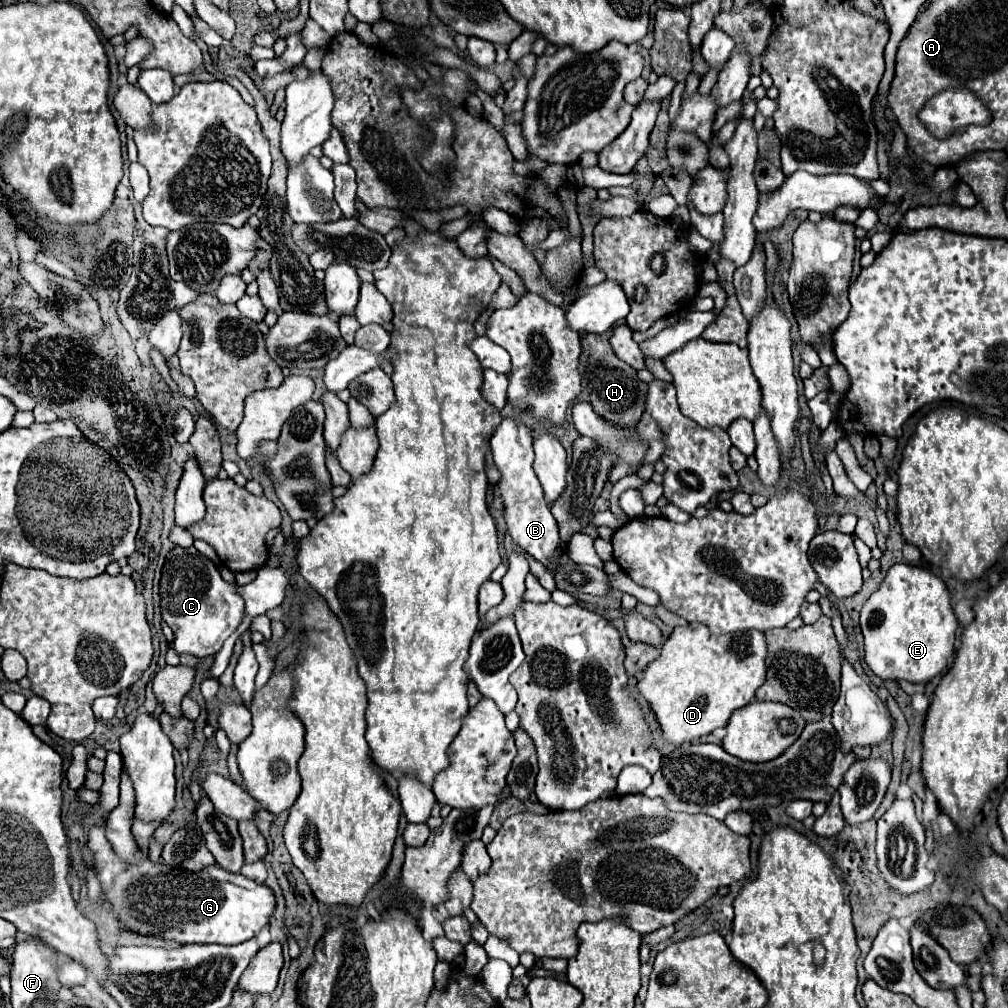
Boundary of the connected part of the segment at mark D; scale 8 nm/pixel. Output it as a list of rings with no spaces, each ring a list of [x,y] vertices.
[[[698,623],[676,627],[662,645],[660,657],[638,679],[638,691],[658,719],[662,741],[680,747],[692,739],[710,735],[718,727],[726,727],[732,711],[748,705],[756,689],[766,681],[764,657],[766,641],[760,631],[714,637],[706,627],[698,627]]]

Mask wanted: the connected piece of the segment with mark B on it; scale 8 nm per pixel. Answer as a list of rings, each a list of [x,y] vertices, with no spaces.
[[[504,417],[496,435],[492,435],[490,445],[492,445],[492,453],[494,453],[494,463],[502,473],[498,489],[500,489],[502,501],[504,501],[504,519],[506,519],[510,537],[518,543],[518,547],[522,551],[536,557],[542,565],[556,567],[558,557],[560,557],[560,553],[556,549],[556,547],[560,547],[558,525],[550,513],[550,505],[544,501],[544,493],[538,483],[538,477],[532,471],[534,449],[532,449],[530,427],[524,425],[516,417]]]

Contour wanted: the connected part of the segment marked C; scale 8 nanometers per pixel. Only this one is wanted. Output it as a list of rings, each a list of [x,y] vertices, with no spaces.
[[[174,547],[166,555],[166,563],[160,579],[160,609],[164,623],[174,631],[174,649],[182,655],[194,655],[198,659],[216,655],[222,643],[236,631],[242,619],[244,601],[236,591],[236,585],[228,585],[216,565],[200,555],[194,547]]]

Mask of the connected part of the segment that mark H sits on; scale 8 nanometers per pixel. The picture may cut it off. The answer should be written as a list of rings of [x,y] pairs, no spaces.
[[[592,335],[592,343],[584,345],[586,351],[580,361],[580,375],[582,387],[588,393],[588,403],[606,423],[612,423],[618,429],[634,429],[644,411],[646,383],[638,379],[636,371],[630,365],[622,363],[614,355],[610,343],[604,341],[604,335]]]

